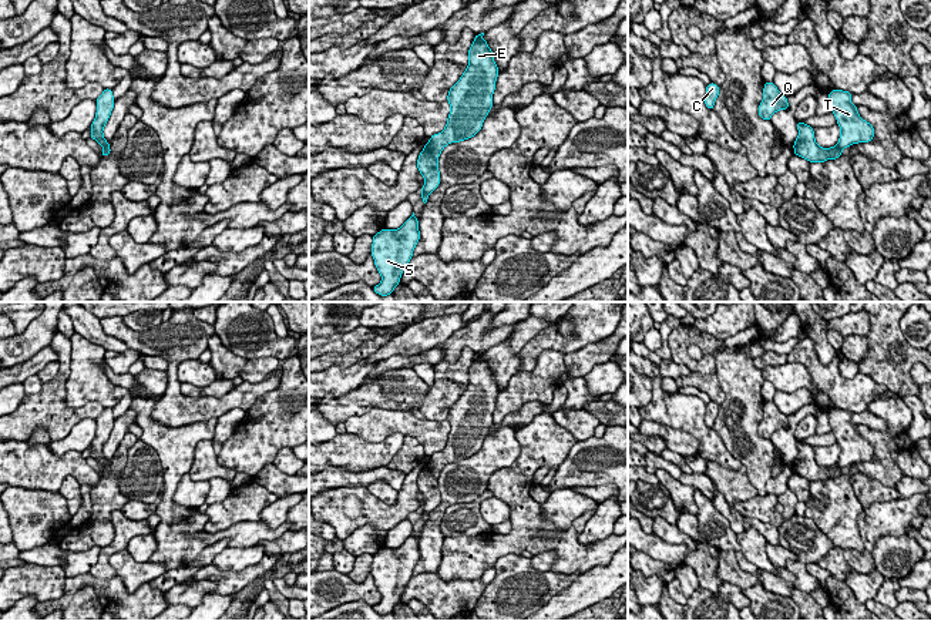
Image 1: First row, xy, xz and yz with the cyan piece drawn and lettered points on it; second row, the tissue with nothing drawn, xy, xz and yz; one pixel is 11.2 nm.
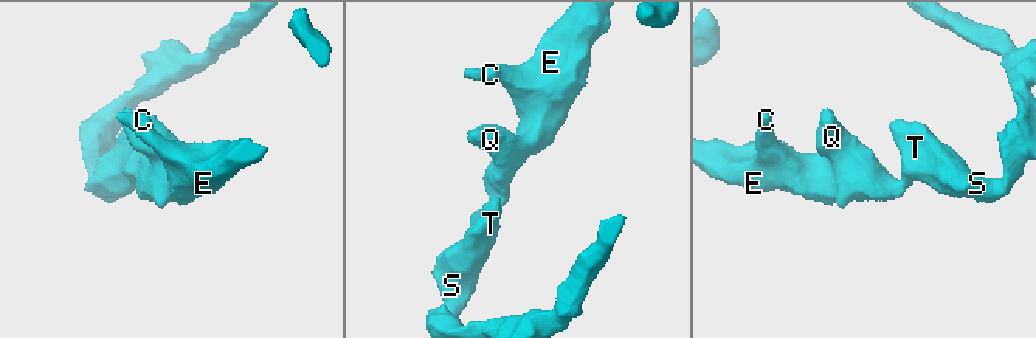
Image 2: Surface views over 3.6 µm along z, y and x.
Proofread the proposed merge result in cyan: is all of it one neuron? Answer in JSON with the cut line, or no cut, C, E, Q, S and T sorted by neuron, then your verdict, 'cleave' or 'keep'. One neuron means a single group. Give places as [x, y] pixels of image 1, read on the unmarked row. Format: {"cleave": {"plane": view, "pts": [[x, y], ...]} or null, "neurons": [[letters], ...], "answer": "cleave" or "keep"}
{"cleave": {"plane": "yz", "pts": [[836, 465], [840, 469]]}, "neurons": [["C", "E", "Q"], ["S", "T"]], "answer": "cleave"}

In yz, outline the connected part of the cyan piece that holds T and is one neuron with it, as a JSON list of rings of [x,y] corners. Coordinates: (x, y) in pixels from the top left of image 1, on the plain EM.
[[[833,409],[829,413],[830,427],[840,446],[840,457],[837,466],[844,469],[853,463],[870,461],[874,456],[874,447],[863,439],[857,430],[857,424],[851,422],[853,412]]]

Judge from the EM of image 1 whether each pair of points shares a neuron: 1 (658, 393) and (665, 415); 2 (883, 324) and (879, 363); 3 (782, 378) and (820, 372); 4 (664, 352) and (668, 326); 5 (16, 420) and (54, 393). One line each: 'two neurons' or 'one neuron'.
1: one neuron
2: one neuron
3: two neurons
4: one neuron
5: one neuron

